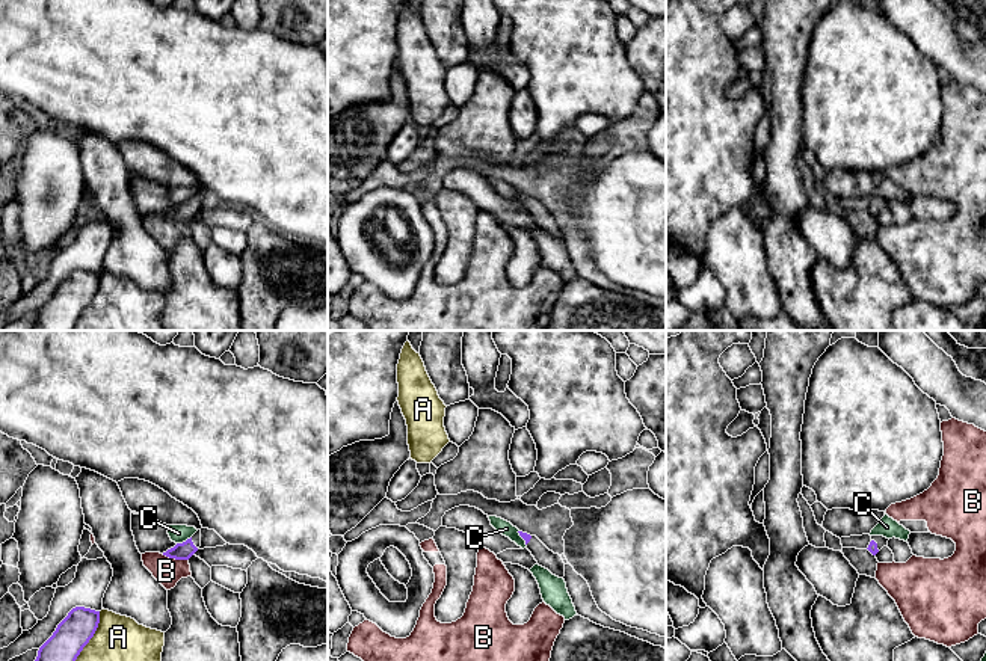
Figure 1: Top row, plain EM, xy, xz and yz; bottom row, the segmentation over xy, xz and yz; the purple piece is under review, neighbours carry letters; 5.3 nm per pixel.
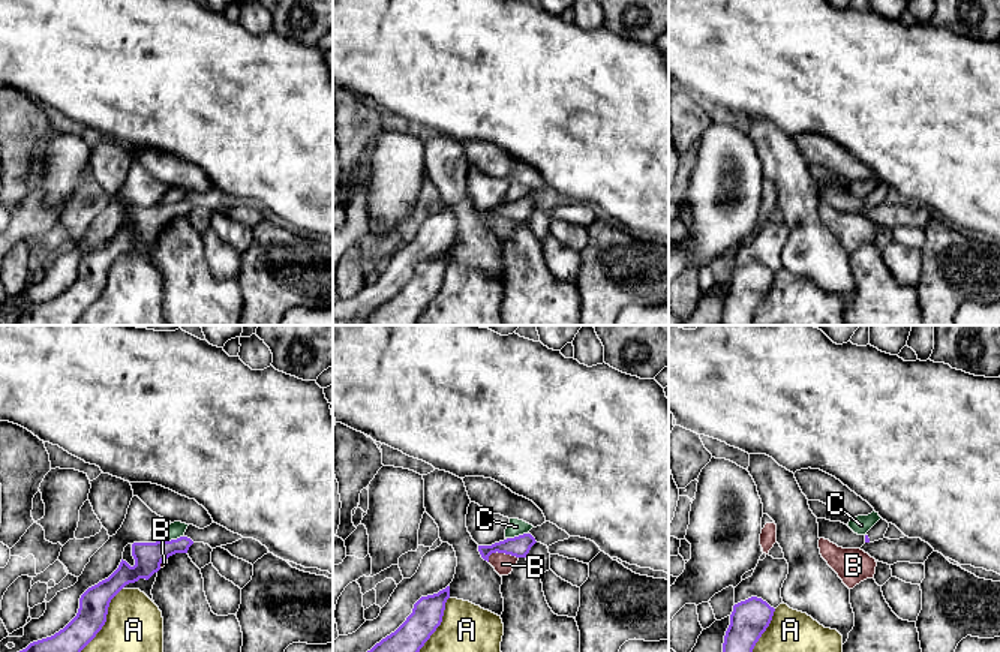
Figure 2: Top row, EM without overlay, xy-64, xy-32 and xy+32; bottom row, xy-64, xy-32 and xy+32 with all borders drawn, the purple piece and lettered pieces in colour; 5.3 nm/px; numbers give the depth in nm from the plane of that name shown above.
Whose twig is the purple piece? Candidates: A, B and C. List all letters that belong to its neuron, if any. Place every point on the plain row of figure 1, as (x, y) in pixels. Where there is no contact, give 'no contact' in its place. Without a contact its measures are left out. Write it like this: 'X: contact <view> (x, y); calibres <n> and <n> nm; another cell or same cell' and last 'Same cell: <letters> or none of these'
A: contact xy (89, 301); calibres 220 and 440 nm; another cell
B: contact xy (175, 221); calibres 100 and 150 nm; another cell
C: contact xy (183, 204); calibres 100 and 100 nm; another cell
Same cell: none of these

